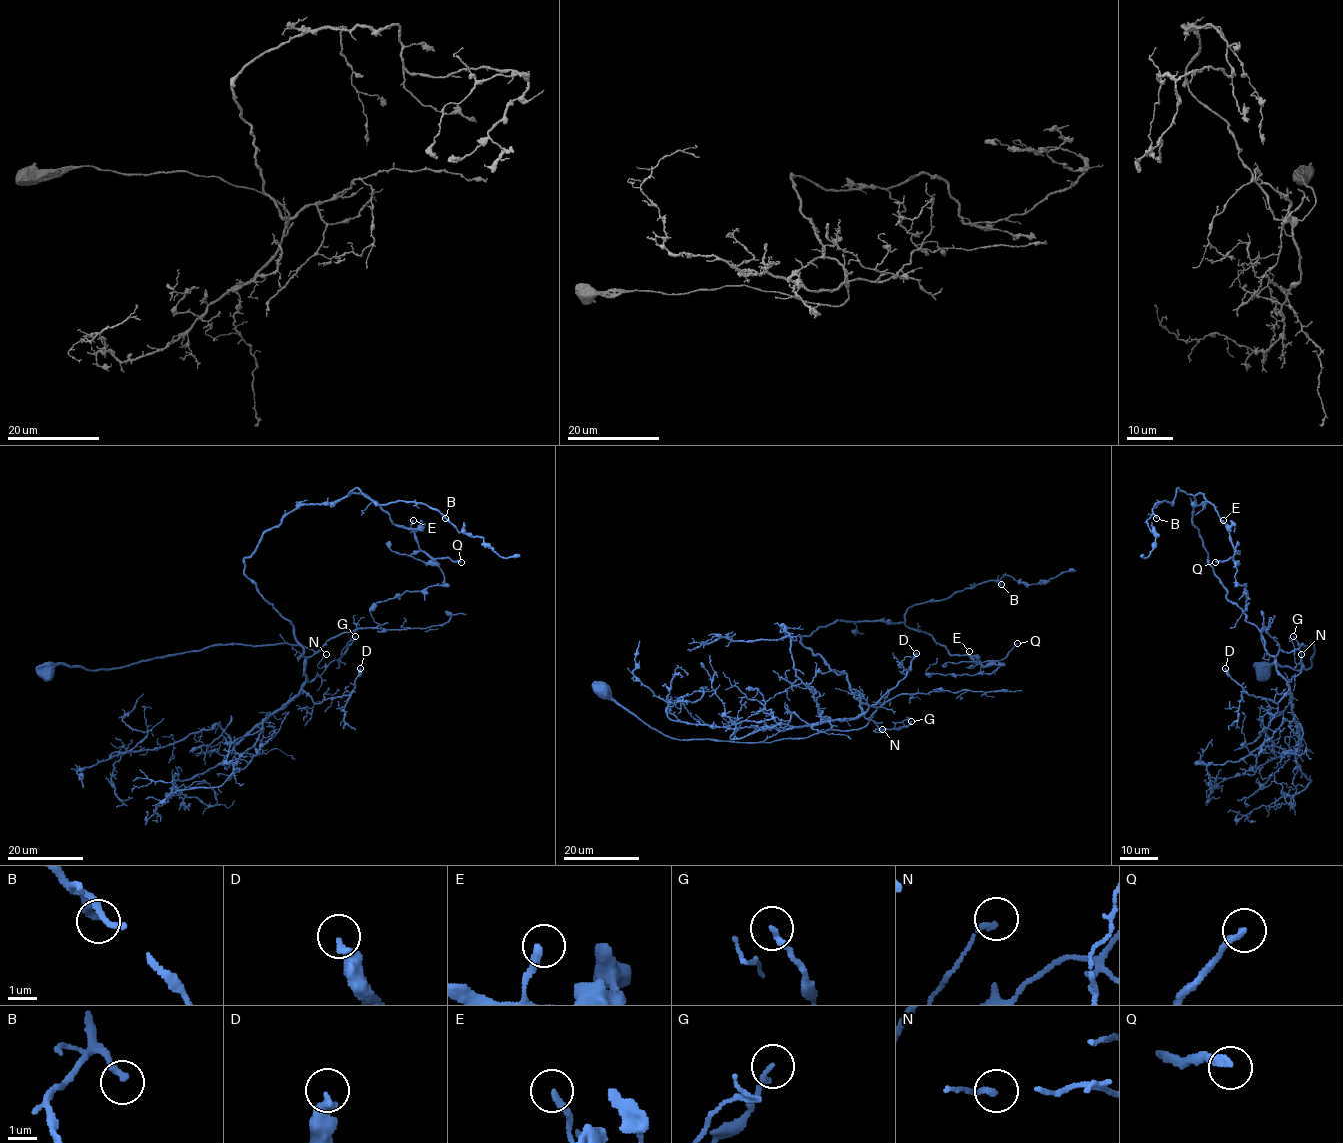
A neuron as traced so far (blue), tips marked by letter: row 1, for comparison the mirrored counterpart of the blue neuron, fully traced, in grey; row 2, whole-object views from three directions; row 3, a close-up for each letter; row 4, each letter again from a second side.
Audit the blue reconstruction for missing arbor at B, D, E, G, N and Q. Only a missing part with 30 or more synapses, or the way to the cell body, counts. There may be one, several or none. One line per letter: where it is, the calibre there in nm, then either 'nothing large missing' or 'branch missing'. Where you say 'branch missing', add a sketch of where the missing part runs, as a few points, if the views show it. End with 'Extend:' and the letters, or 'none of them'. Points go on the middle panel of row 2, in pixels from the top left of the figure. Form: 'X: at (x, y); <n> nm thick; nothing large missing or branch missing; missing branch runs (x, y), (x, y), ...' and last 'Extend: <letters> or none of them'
B: at (1001, 584); 240 nm thick; branch missing; missing branch runs (1001, 584), (1005, 595), (1020, 604), (1038, 605), (1042, 602), (1029, 595), (1003, 597), (979, 591)
D: at (916, 653); 360 nm thick; nothing large missing
E: at (969, 651); 260 nm thick; nothing large missing
G: at (911, 721); 180 nm thick; nothing large missing
N: at (882, 729); 170 nm thick; nothing large missing
Q: at (1017, 643); 260 nm thick; branch missing; missing branch runs (1017, 643), (1037, 644), (1067, 635), (1073, 628), (1073, 615), (1058, 598), (1050, 582), (1033, 571), (1010, 576)
Extend: B, Q

